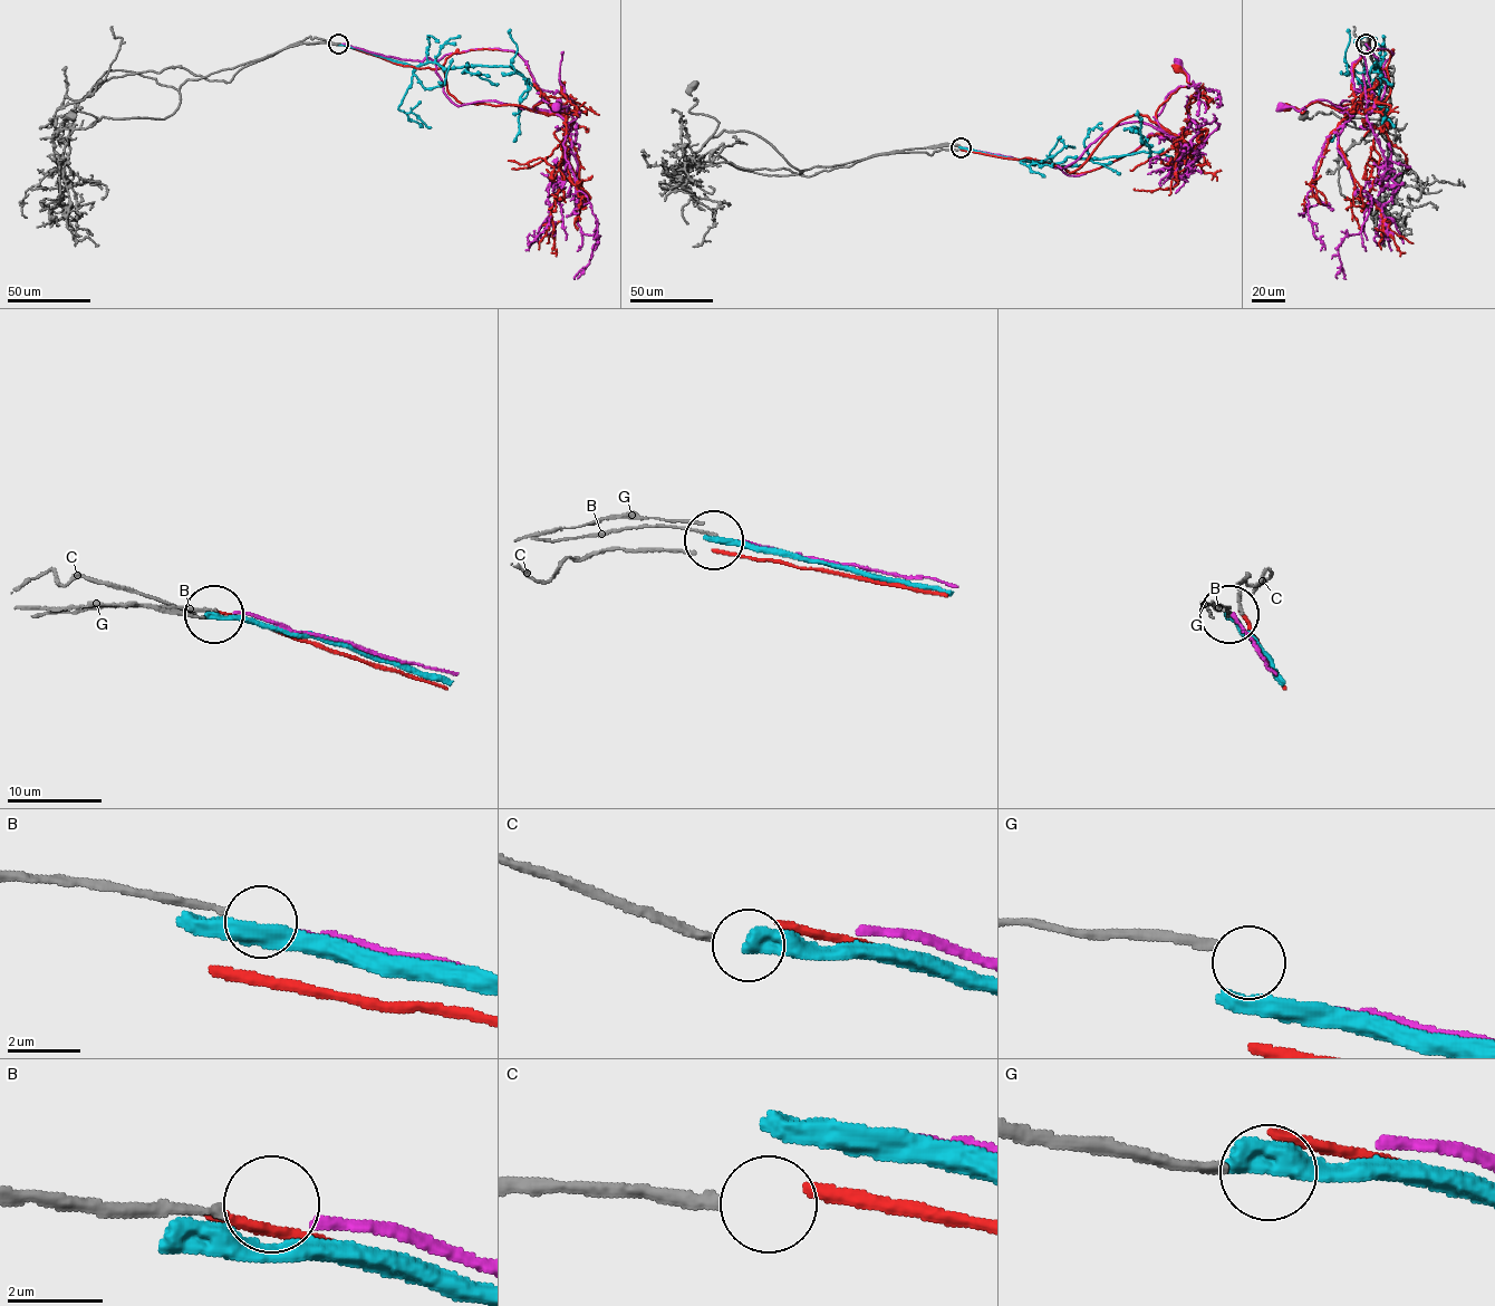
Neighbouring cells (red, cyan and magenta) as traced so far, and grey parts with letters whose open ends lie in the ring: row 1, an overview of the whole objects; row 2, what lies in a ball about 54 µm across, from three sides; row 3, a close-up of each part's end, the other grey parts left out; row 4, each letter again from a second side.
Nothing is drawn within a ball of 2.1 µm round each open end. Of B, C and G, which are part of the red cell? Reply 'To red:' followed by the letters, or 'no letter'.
To red: no letter

